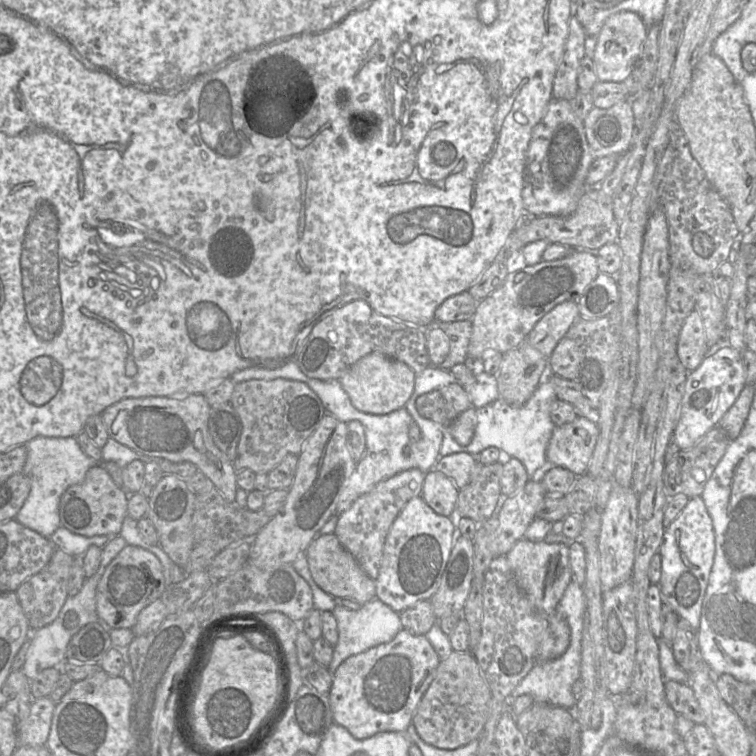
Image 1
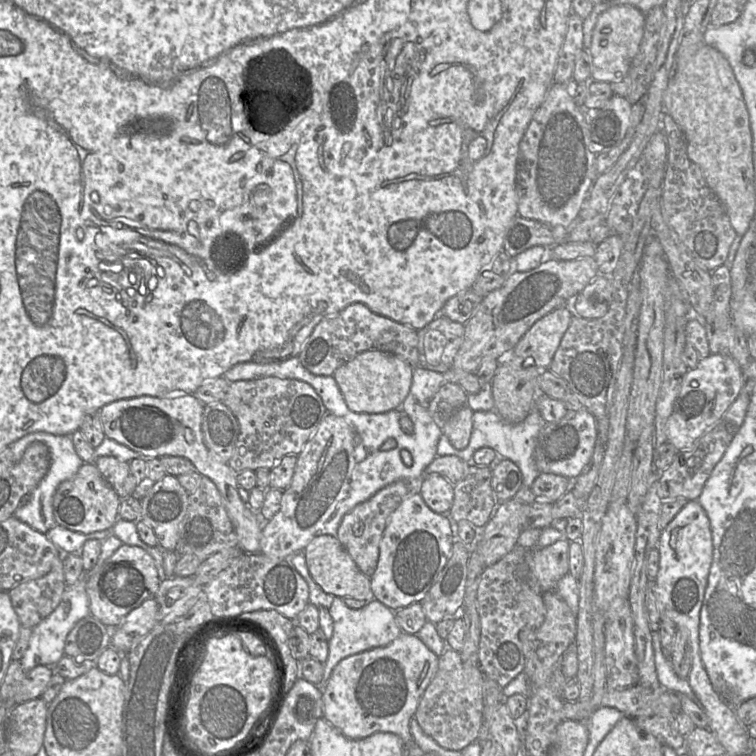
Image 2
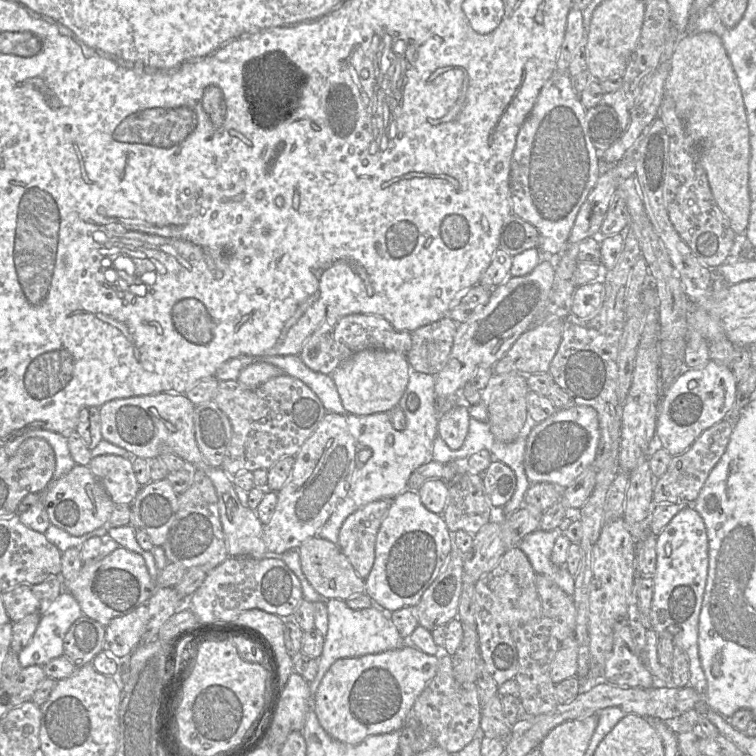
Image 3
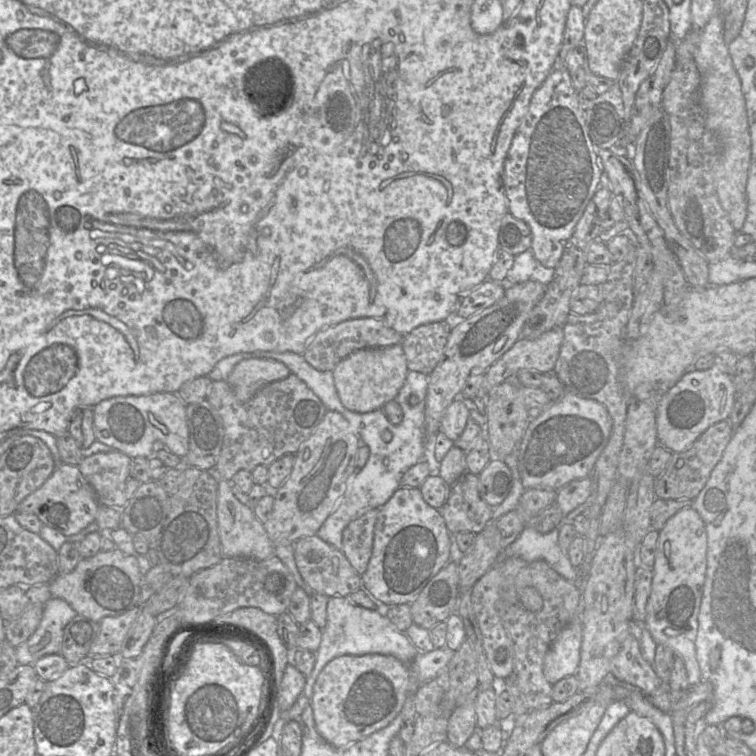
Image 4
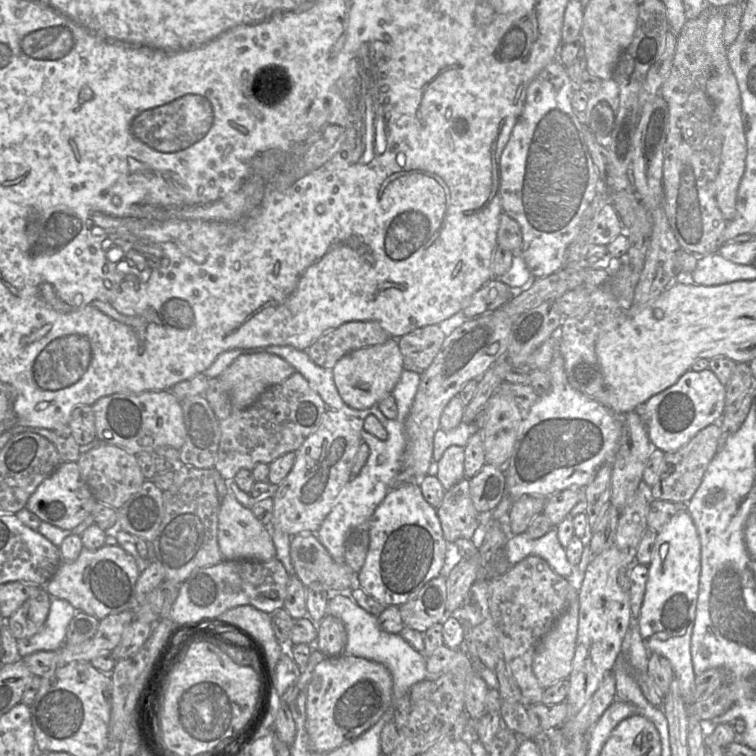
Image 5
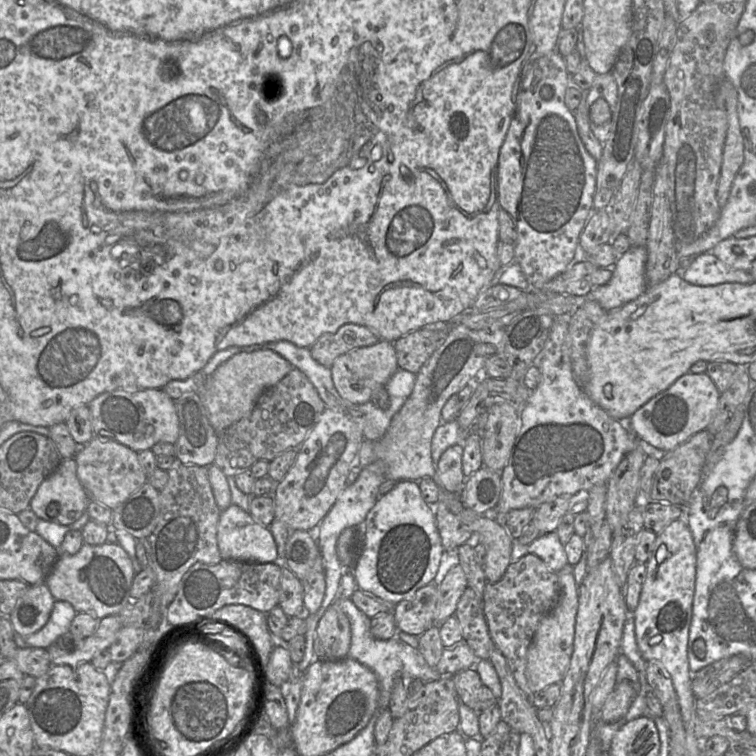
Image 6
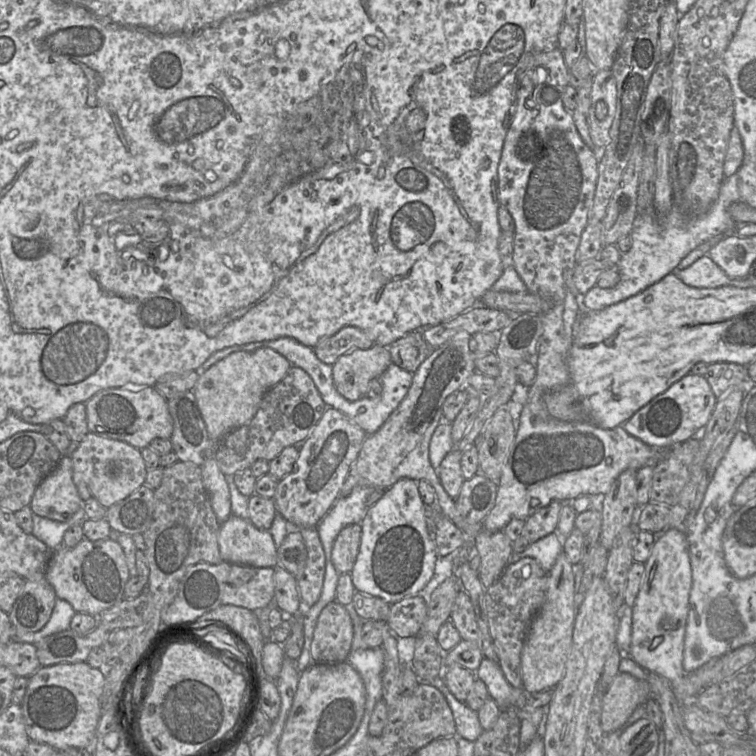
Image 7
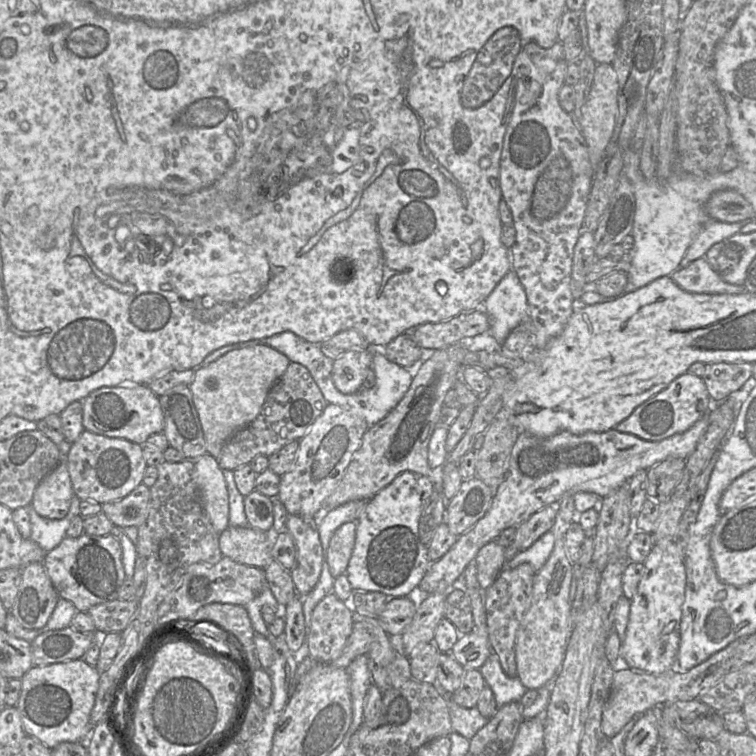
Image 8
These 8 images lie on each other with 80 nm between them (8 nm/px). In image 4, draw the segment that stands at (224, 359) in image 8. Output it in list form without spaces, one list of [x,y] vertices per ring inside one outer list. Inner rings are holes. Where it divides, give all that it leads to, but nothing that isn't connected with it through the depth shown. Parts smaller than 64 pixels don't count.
[[[249,358],[237,363],[226,381],[237,399],[247,402],[266,384],[284,379],[290,374],[289,368],[277,360]]]

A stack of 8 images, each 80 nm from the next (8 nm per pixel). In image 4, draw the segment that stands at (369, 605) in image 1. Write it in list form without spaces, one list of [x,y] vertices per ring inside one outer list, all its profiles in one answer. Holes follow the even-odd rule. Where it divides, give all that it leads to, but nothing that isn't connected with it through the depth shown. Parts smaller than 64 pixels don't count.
[[[332,596],[327,602],[326,625],[322,629],[322,640],[315,652],[316,661],[312,672],[306,676],[302,695],[311,703],[313,686],[322,669],[331,660],[342,655],[381,654],[390,655],[409,663],[419,653],[405,632],[400,632],[388,618],[376,610],[366,609],[349,600],[348,597]]]

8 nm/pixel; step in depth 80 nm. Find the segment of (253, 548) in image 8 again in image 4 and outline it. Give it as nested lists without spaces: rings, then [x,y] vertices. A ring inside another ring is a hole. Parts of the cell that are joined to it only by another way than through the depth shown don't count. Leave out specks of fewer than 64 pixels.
[[[225,479],[218,481],[217,522],[224,557],[266,560],[275,554],[275,546],[264,525],[257,519],[253,509],[235,497],[231,490],[231,482]]]

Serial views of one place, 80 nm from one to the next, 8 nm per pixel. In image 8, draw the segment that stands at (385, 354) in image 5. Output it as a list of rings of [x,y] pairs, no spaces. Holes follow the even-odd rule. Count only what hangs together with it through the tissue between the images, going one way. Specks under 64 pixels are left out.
[[[373,349],[349,350],[333,361],[332,379],[342,394],[354,394],[372,369]]]

